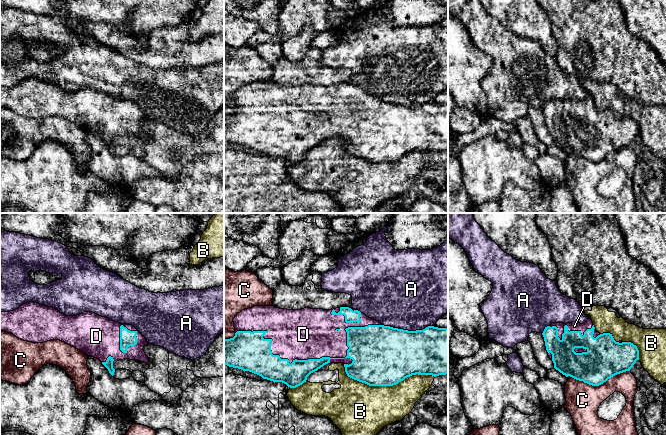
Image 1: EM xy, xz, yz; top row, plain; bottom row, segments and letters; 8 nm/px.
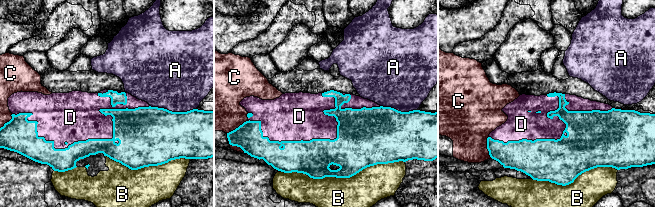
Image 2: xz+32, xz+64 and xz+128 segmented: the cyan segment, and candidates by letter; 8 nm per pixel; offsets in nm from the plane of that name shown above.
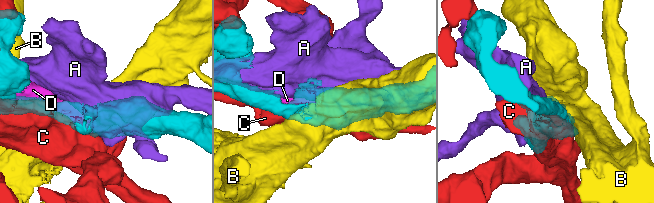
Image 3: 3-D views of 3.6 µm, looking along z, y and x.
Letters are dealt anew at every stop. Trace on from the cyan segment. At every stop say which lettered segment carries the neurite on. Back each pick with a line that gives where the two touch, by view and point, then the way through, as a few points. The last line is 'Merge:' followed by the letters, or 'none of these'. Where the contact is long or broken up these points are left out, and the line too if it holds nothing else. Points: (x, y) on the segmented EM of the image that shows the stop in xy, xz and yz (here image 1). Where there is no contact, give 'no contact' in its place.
D: contact xz (310, 359)
Merge: D

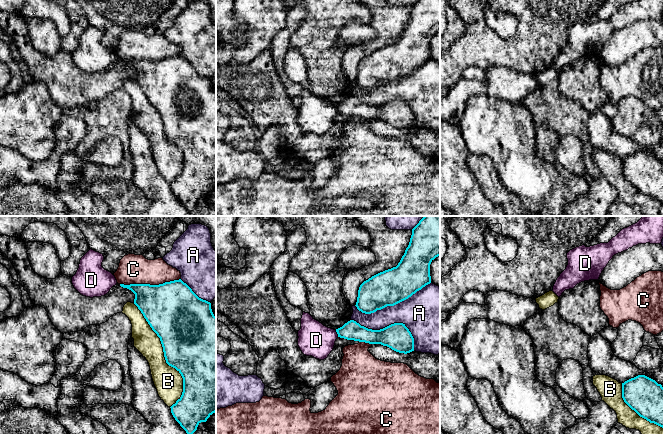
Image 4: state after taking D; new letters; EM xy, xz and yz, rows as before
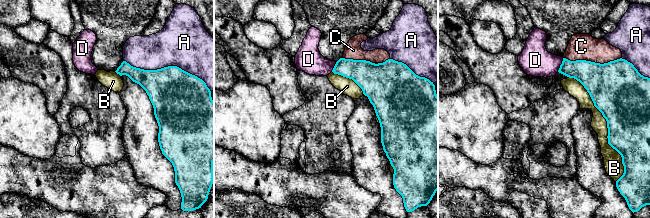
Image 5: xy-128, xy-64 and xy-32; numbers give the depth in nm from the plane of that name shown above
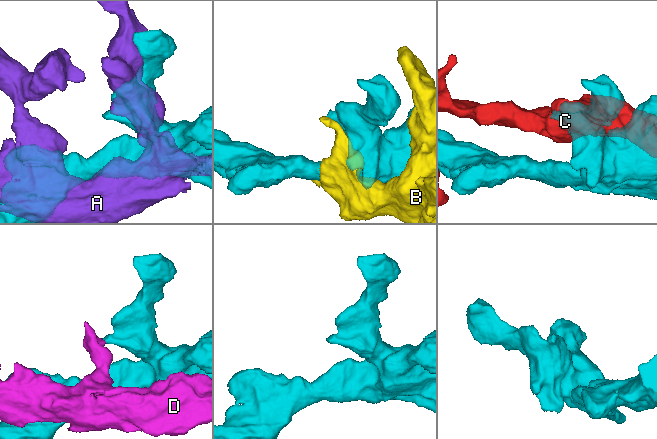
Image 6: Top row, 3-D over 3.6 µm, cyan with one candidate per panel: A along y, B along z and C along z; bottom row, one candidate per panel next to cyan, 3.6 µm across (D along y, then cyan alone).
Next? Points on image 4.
Merge: none of these

